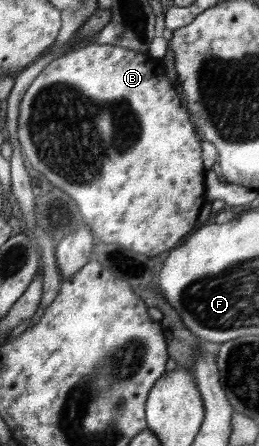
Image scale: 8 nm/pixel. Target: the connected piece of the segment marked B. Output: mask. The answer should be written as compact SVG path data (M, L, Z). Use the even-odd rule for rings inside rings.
M92 43L62 57L54 58L54 61L42 69L23 93L18 112L18 141L20 141L23 156L28 160L29 169L39 172L40 176L46 177L50 183L64 190L74 199L84 221L92 227L96 237L100 237L104 243L118 243L146 257L165 256L172 248L176 248L182 237L187 237L193 231L200 210L206 203L206 170L202 161L200 135L184 105L184 97L170 83L163 61L146 54L122 47Z

